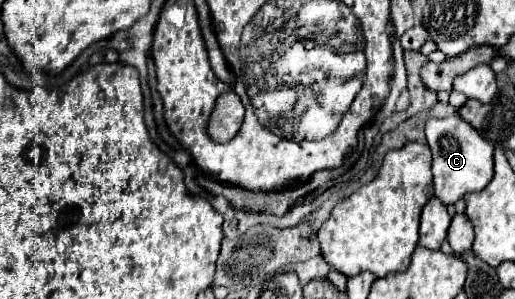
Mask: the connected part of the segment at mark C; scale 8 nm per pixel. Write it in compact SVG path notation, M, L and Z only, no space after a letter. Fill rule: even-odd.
M458 115L446 119L428 119L426 121L426 141L432 151L432 173L436 197L444 203L456 203L468 193L478 193L484 189L494 175L494 147L480 137L470 123L462 121Z

